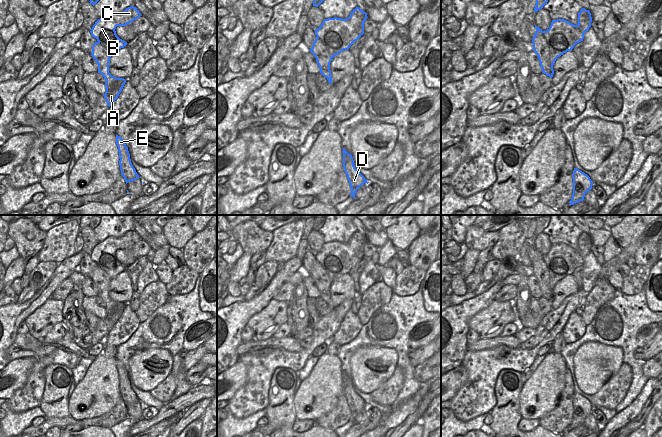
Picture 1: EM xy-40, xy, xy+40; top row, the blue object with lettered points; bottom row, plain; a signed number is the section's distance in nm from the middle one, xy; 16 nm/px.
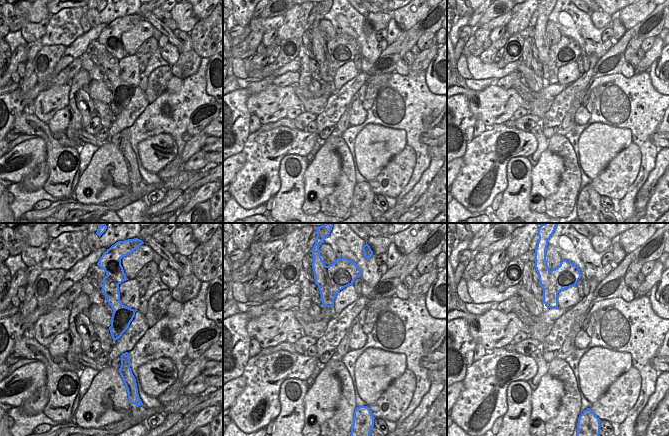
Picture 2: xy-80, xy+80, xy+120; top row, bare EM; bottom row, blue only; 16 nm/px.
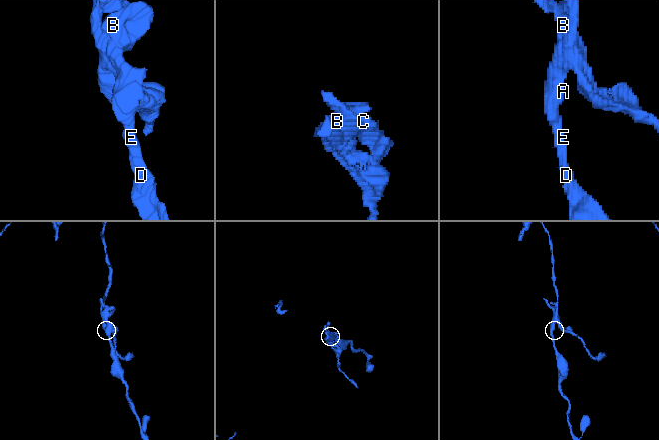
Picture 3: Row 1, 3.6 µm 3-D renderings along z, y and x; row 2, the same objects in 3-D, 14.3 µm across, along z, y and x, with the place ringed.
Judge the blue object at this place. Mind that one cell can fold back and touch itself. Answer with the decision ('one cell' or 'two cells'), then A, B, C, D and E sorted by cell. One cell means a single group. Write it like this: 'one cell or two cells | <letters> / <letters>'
two cells | A D E / B C

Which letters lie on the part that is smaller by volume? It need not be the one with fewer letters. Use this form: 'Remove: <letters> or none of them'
Remove: B, C

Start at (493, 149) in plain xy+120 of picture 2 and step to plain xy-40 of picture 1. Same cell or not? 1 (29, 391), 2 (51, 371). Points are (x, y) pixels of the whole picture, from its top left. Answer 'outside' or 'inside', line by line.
1: inside
2: outside

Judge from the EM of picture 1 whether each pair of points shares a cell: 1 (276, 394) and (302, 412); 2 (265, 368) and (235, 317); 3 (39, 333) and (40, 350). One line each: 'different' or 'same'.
1: different
2: different
3: different

